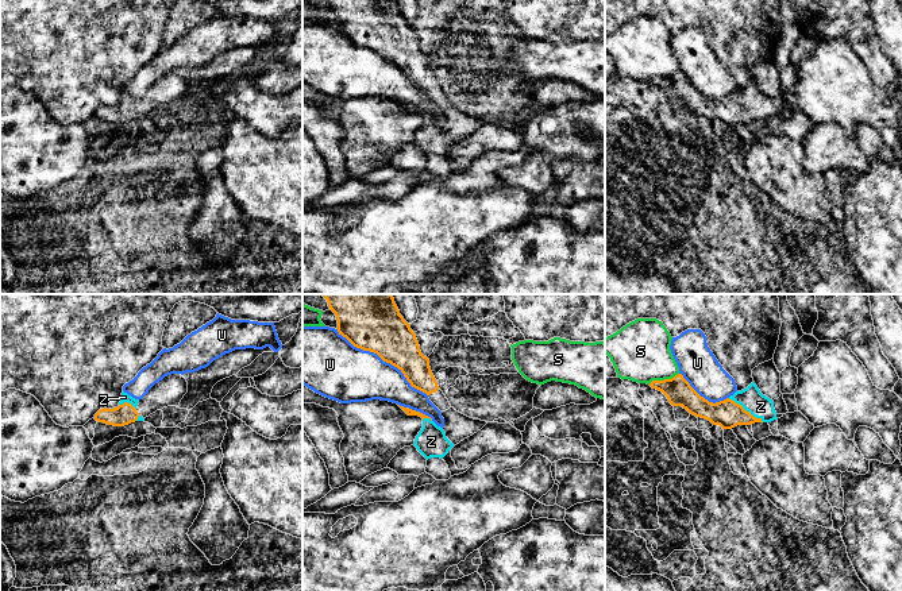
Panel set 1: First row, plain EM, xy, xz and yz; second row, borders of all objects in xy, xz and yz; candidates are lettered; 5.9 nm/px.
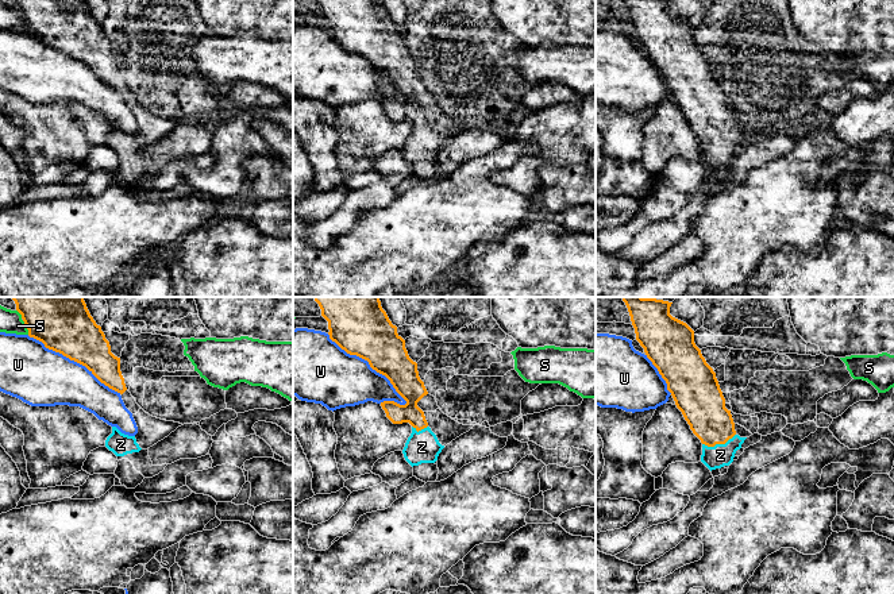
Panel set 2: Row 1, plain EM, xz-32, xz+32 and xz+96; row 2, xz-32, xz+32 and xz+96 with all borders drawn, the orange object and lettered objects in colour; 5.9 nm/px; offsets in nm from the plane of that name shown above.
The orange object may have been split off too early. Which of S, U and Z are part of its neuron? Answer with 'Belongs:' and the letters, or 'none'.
Belongs: Z

